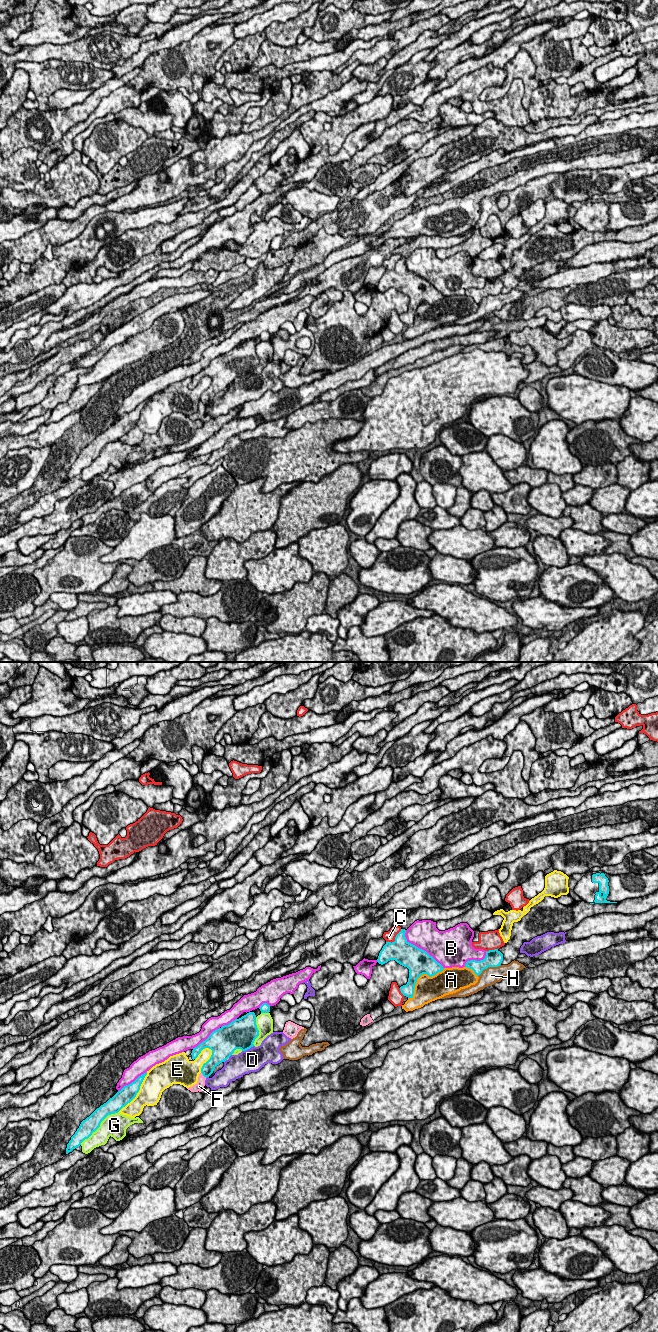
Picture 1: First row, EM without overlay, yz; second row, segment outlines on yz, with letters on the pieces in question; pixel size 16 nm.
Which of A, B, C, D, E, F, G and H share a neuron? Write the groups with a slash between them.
A / B / C F / D / E / G / H

